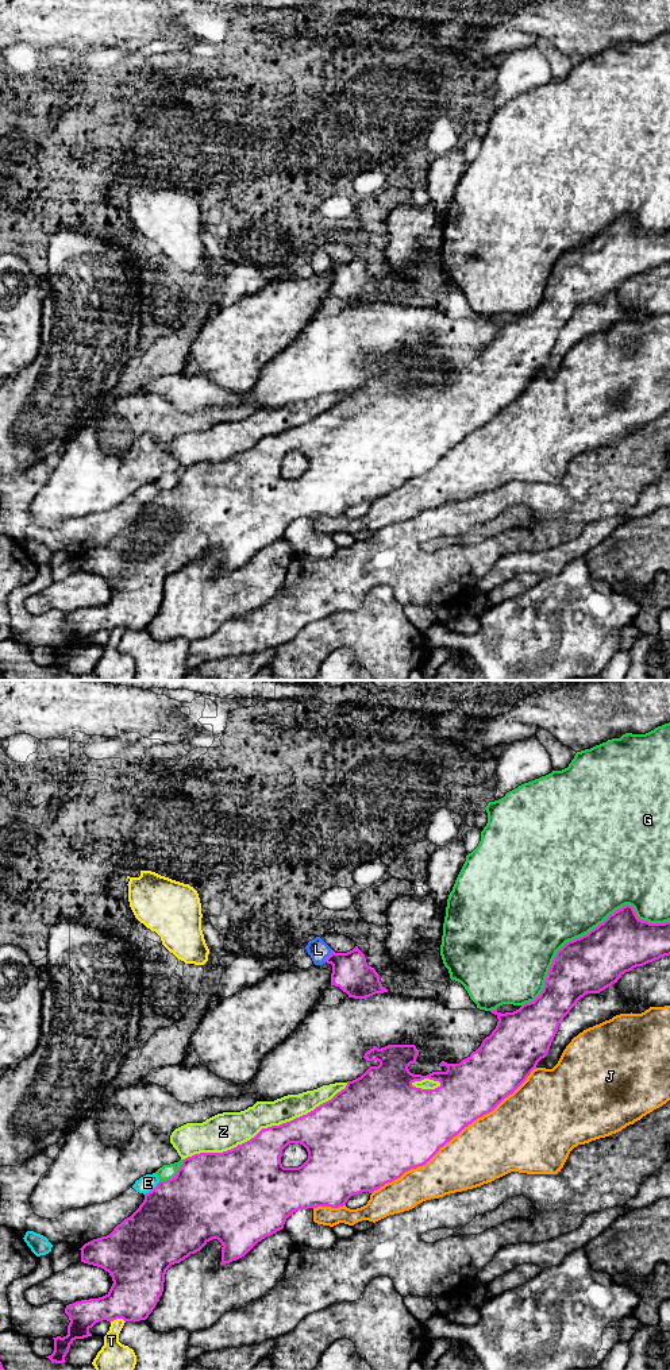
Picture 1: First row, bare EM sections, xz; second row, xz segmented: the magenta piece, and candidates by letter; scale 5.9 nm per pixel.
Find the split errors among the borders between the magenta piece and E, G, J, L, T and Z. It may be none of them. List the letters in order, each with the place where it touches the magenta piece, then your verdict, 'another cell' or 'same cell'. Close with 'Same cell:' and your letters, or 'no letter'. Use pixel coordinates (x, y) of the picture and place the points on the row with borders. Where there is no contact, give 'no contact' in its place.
E: xz (153, 1189) | another cell
G: xz (585, 934) | another cell
J: xz (454, 1135) | another cell
L: xz (328, 956) | same cell
T: xz (116, 1318) | another cell
Z: xz (265, 1129) | another cell
Same cell: L

